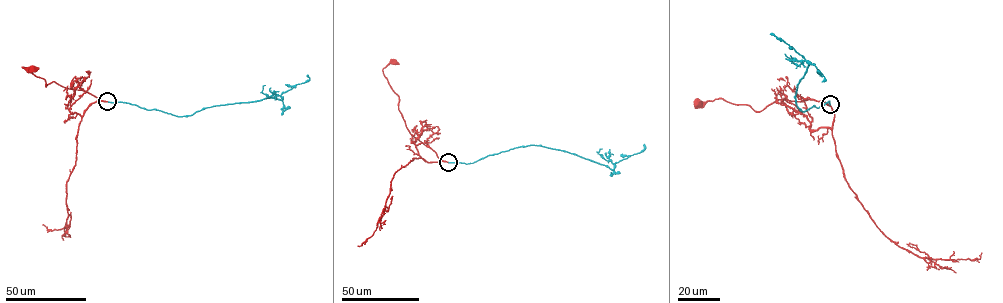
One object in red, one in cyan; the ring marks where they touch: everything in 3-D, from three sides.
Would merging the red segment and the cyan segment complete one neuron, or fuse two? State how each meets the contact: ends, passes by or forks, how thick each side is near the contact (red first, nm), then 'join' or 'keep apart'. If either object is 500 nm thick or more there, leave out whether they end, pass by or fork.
red ends there; cyan ends there; 240 nm thick on the red side, 240 nm on the other; join

